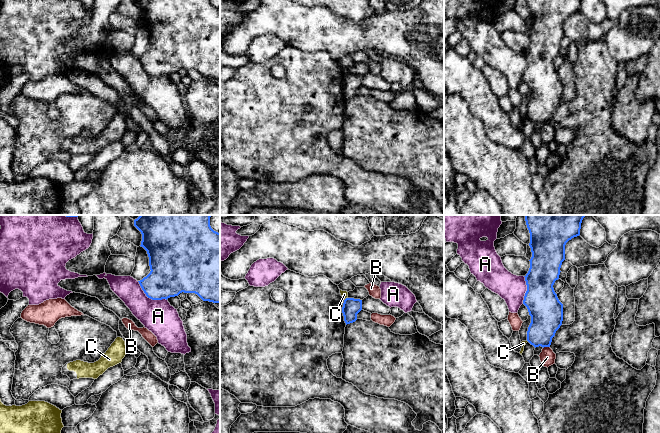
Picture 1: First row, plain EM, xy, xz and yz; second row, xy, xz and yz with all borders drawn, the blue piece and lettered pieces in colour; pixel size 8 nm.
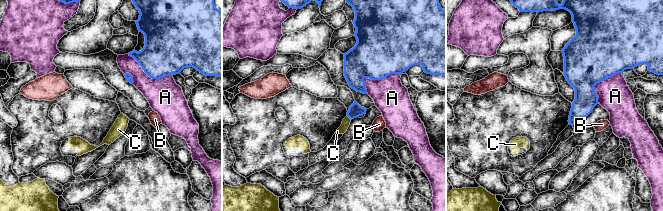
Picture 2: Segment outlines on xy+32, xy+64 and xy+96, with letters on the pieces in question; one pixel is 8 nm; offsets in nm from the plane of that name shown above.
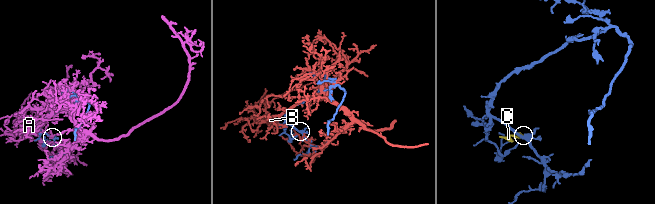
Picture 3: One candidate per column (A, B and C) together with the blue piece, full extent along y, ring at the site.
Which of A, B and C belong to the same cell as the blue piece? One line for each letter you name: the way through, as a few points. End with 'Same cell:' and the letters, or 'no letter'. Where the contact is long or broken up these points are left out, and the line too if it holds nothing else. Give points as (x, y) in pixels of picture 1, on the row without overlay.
Same cell: no letter

